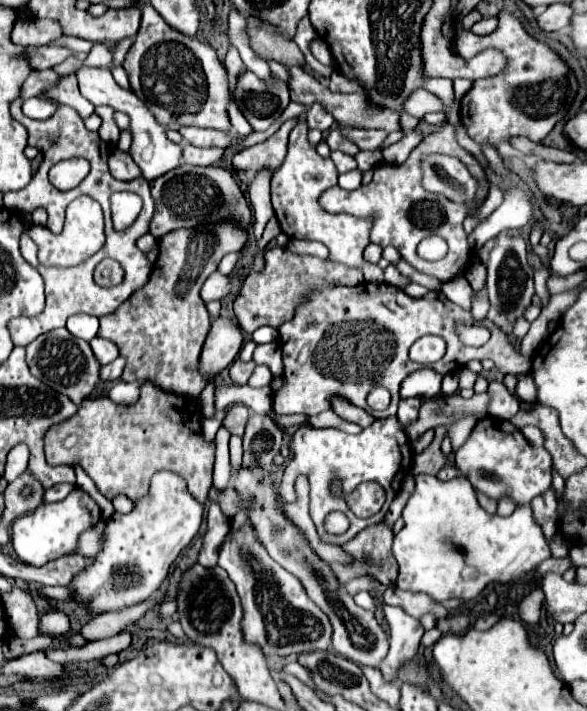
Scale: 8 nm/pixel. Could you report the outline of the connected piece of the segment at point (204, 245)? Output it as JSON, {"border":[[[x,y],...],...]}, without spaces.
{"border":[[[233,223],[203,225],[197,229],[175,229],[157,239],[159,257],[145,287],[137,289],[117,311],[103,315],[97,337],[109,339],[119,347],[127,365],[123,381],[159,381],[159,387],[197,399],[205,379],[199,375],[199,353],[209,333],[211,319],[199,297],[201,285],[217,269],[223,255],[241,251],[247,231]]]}

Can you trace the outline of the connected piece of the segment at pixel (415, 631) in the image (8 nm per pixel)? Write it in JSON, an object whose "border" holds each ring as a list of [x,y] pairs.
{"border":[[[385,604],[382,609],[391,627],[391,637],[389,637],[391,647],[389,655],[381,664],[381,673],[385,681],[395,683],[397,671],[405,663],[411,663],[411,659],[415,657],[419,649],[419,639],[423,635],[423,627],[415,617],[409,617],[401,607]]]}

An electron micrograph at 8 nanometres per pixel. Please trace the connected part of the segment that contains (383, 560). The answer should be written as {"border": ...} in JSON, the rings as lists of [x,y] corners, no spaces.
{"border":[[[385,523],[361,531],[361,535],[343,545],[343,549],[353,555],[353,563],[331,565],[337,581],[345,585],[357,575],[373,575],[379,583],[393,587],[397,579],[397,561],[391,553],[391,543],[393,531]]]}

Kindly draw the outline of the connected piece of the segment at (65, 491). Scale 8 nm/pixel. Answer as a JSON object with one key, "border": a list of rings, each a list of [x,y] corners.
{"border":[[[59,483],[59,485],[53,485],[51,489],[47,489],[43,493],[43,503],[55,503],[55,501],[63,501],[69,493],[73,491],[73,487],[69,483]]]}

